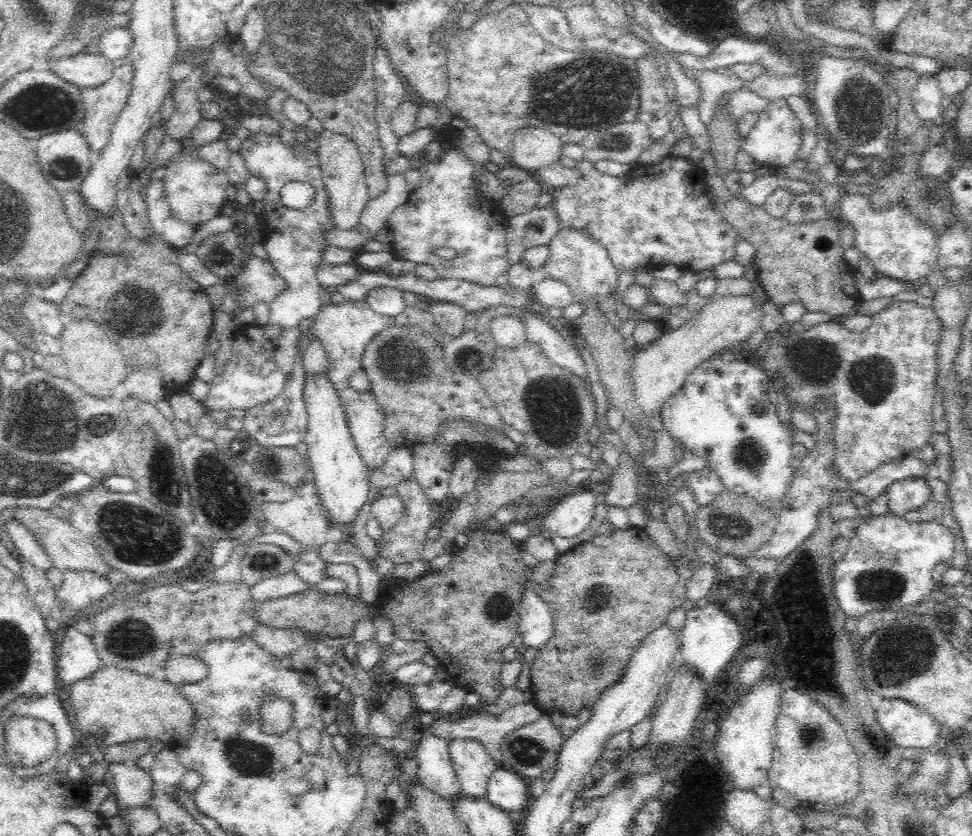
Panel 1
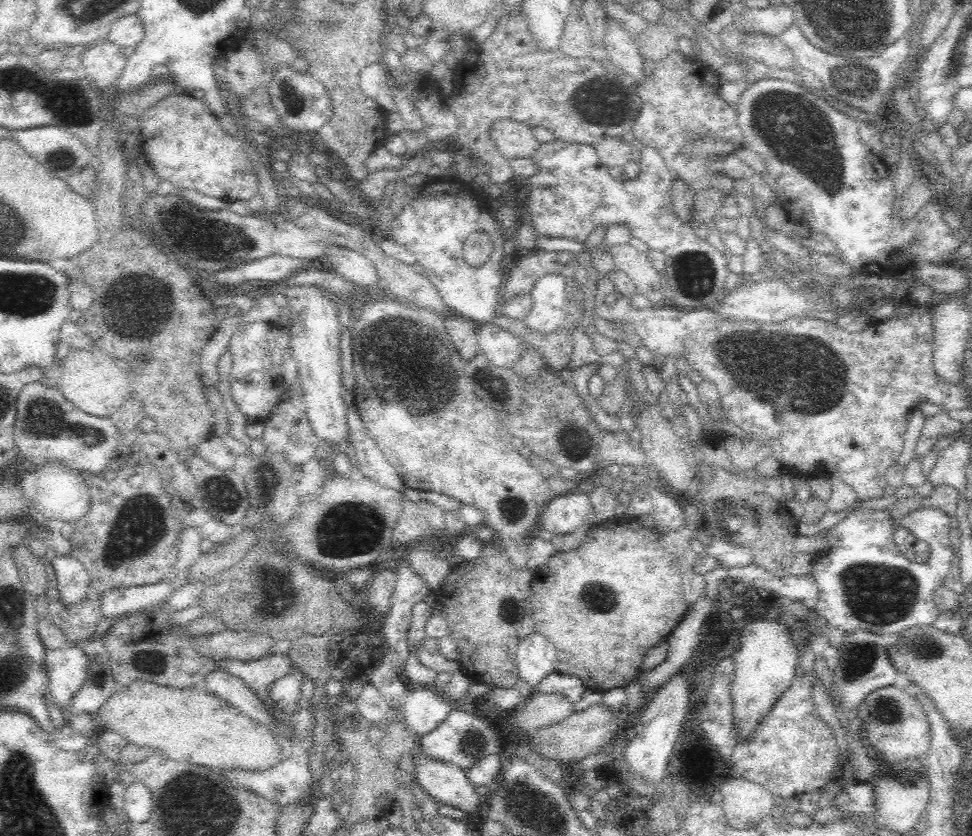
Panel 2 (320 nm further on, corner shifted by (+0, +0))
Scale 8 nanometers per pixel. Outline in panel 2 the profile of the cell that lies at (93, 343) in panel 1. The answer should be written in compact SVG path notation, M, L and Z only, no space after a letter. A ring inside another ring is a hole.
M98 348L72 349L62 362L62 370L64 376L56 388L66 400L70 400L76 408L88 412L90 416L112 416L128 398L128 382L124 378L124 372L120 372L116 364L110 364L110 358Z

